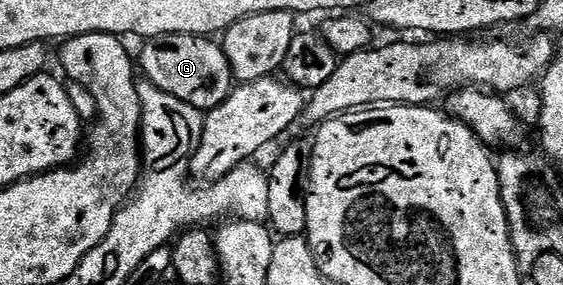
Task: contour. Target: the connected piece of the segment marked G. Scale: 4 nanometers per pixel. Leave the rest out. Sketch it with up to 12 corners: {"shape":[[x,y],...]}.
{"shape":[[221,42],[141,44],[145,82],[209,113],[236,80]]}

